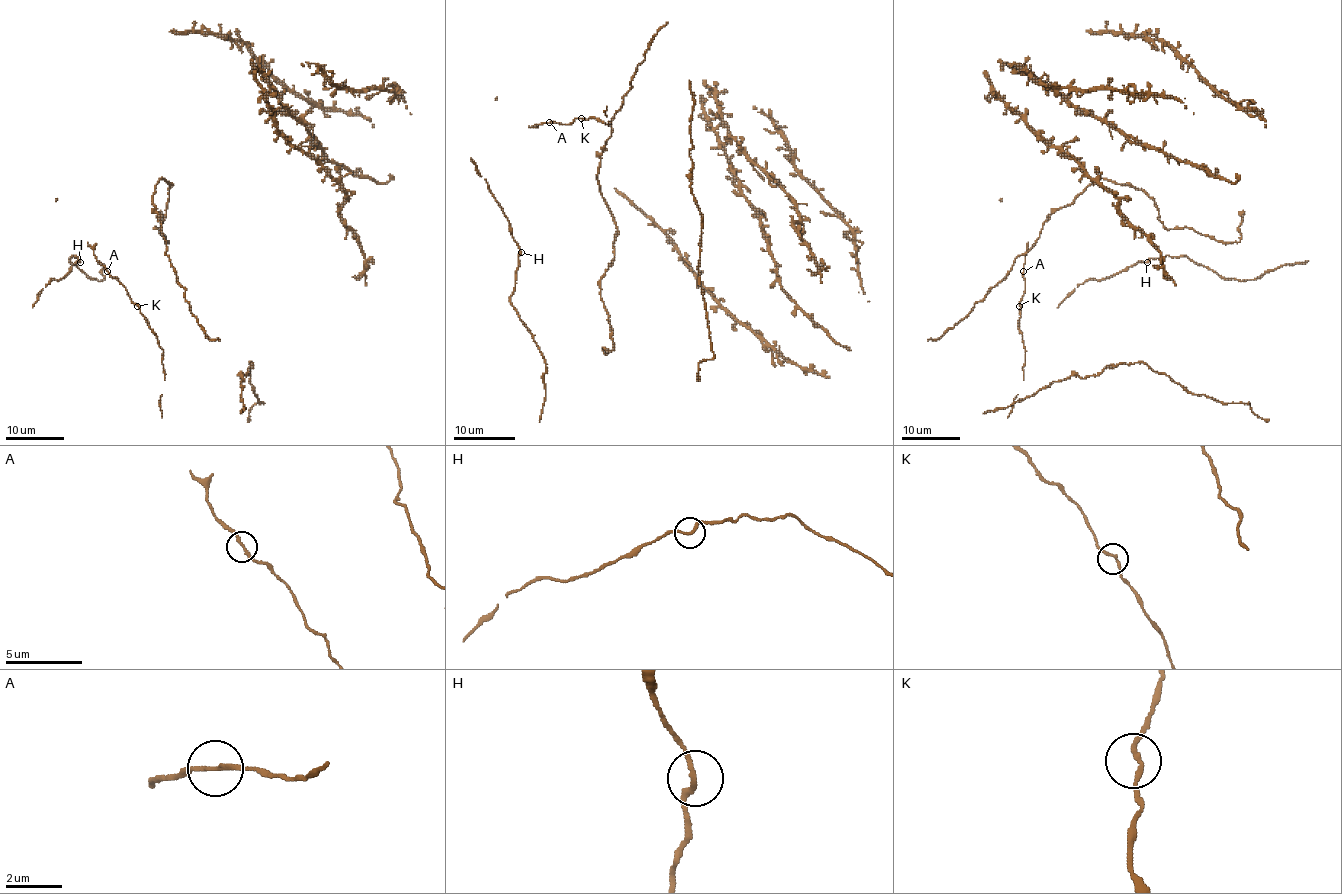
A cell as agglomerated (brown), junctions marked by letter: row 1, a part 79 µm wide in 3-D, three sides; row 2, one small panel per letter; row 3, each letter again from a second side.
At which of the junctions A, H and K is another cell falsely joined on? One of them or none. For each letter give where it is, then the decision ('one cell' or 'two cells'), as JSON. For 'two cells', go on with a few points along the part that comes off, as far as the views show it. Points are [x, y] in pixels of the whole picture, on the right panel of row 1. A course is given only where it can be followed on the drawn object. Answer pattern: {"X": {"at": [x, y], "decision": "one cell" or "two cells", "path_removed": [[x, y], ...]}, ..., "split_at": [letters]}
{"A": {"at": [1023, 271], "decision": "one cell"}, "H": {"at": [1147, 262], "decision": "one cell"}, "K": {"at": [1019, 306], "decision": "one cell"}, "split_at": []}

